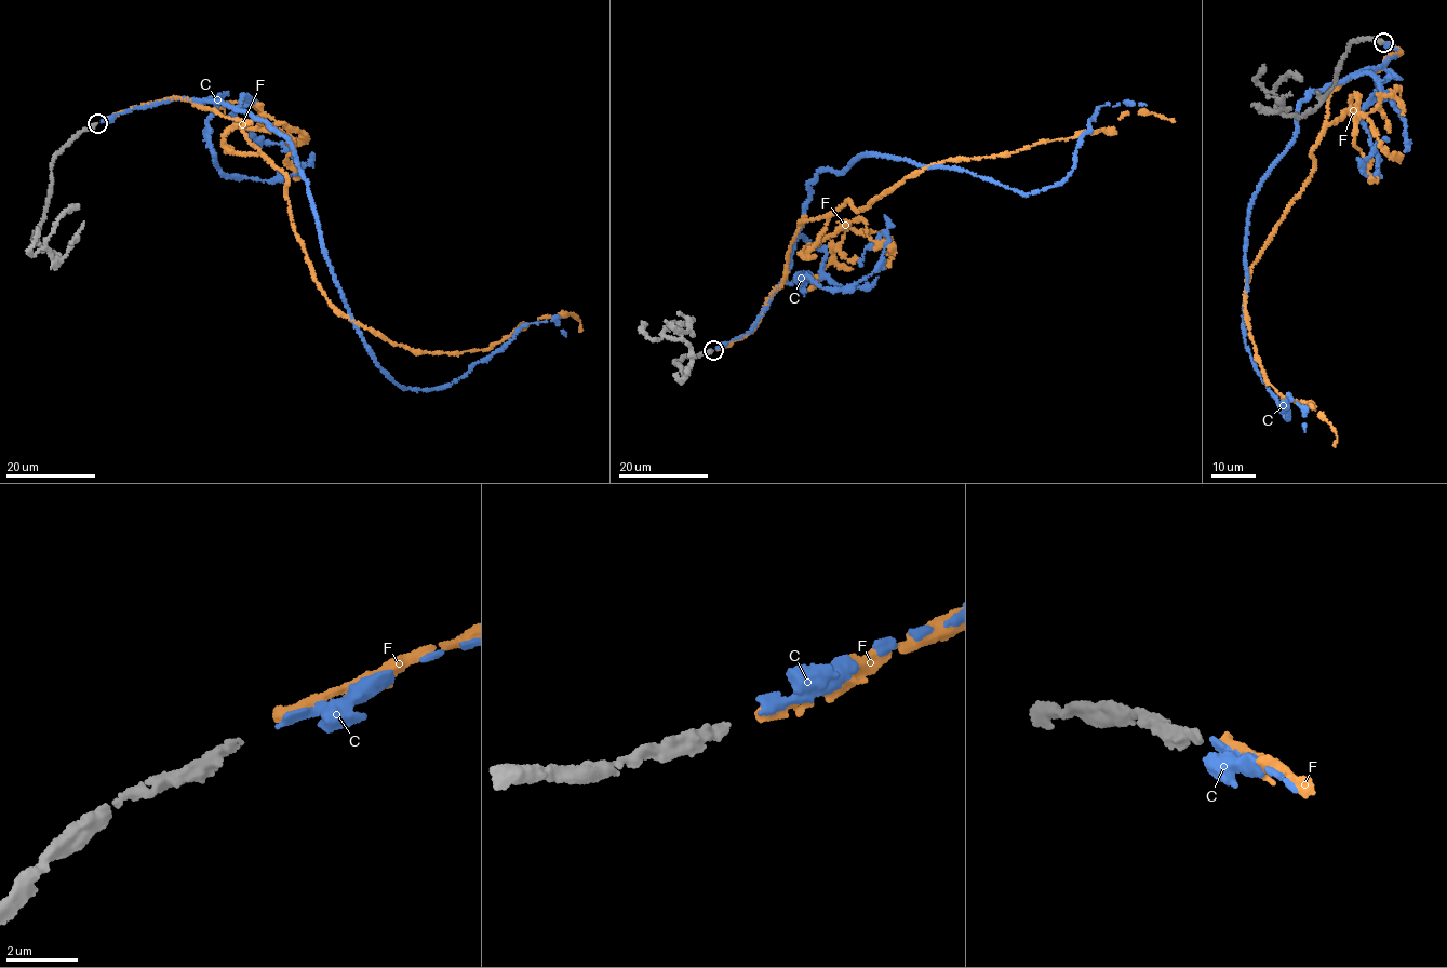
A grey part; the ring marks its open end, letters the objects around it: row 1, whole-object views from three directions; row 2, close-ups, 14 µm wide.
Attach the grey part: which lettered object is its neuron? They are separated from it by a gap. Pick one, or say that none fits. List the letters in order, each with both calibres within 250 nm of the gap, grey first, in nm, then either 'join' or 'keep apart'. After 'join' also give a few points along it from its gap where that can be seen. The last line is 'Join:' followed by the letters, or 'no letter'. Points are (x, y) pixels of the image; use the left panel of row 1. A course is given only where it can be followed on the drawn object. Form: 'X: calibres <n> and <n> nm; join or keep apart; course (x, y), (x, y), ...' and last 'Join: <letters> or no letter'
C: calibres 240 and 280 nm; join; course (101, 122), (175, 97), (281, 135), (351, 320), (401, 386), (457, 380), (528, 323), (566, 336)
F: calibres 240 and 320 nm; keep apart
Join: C

